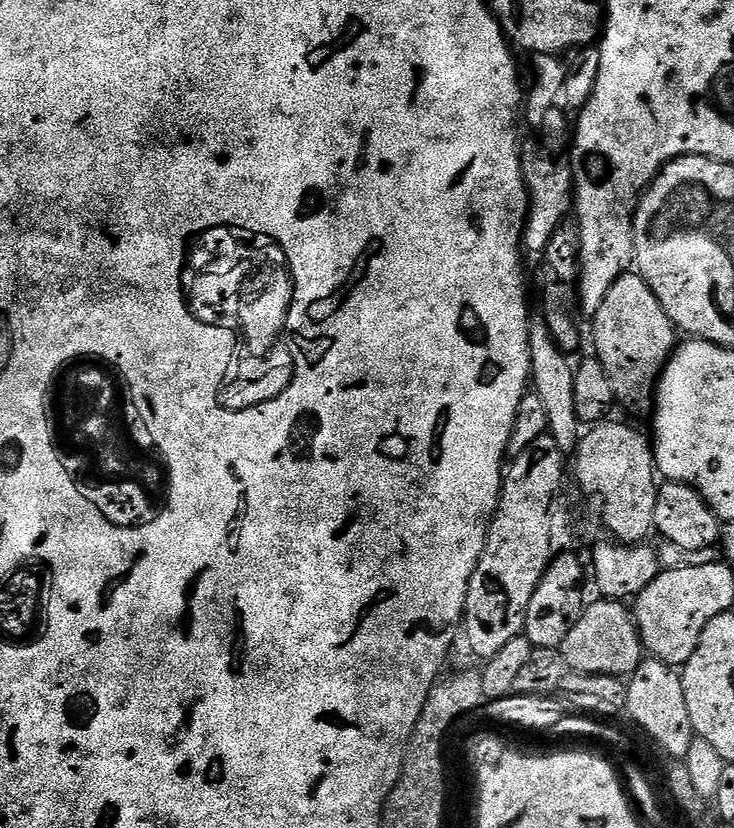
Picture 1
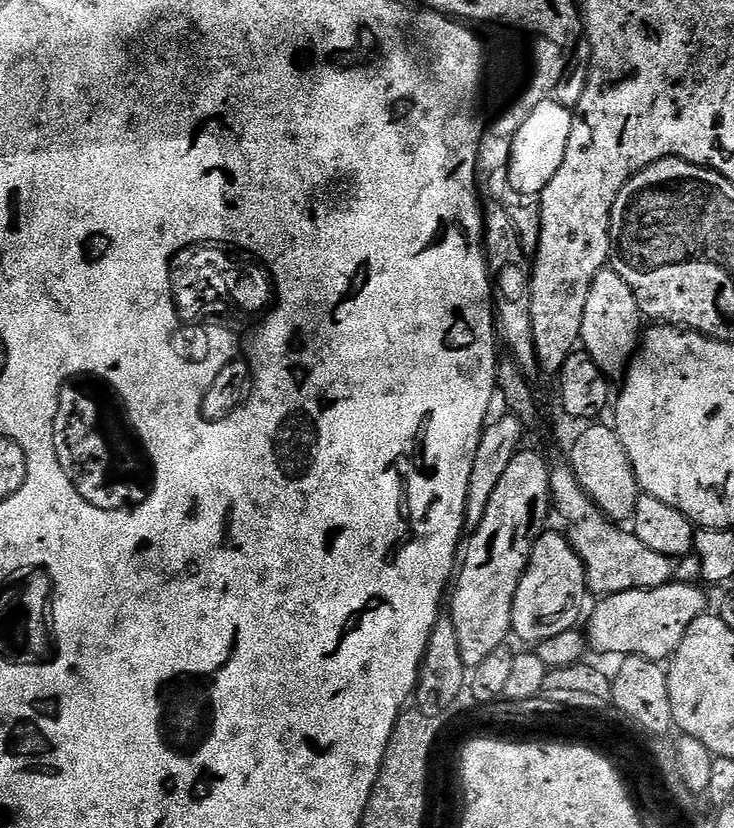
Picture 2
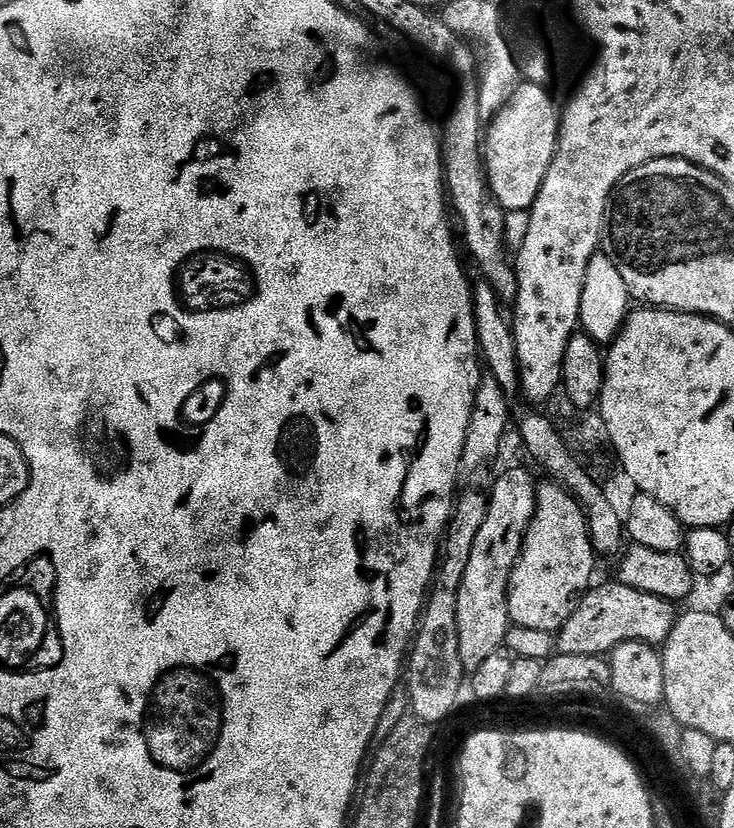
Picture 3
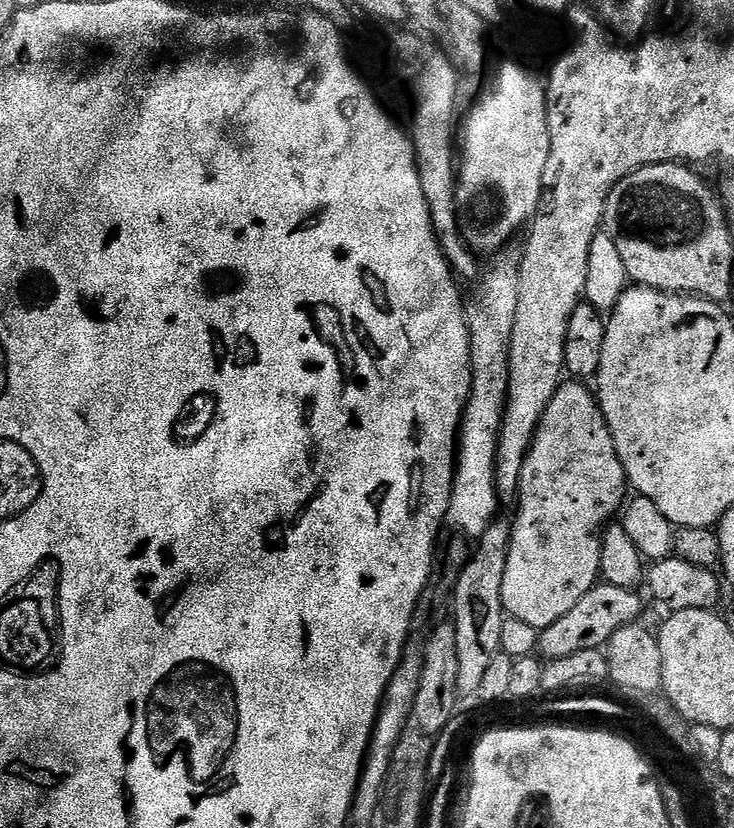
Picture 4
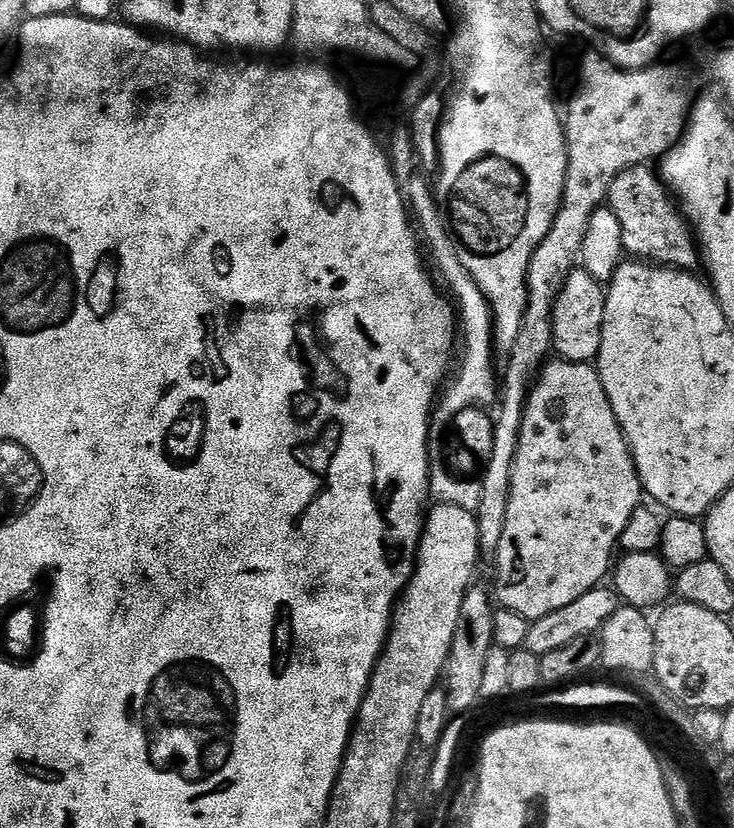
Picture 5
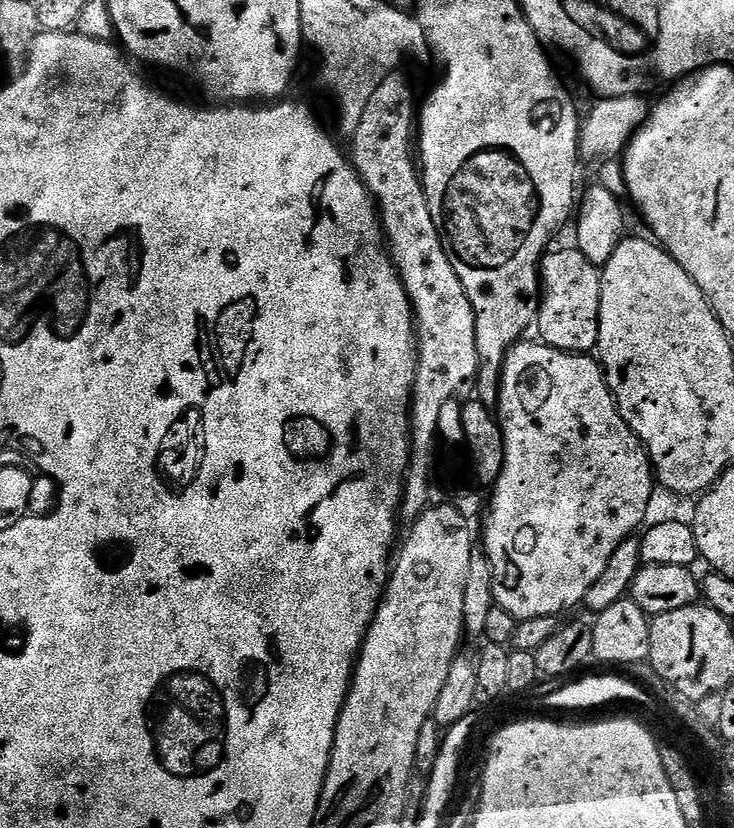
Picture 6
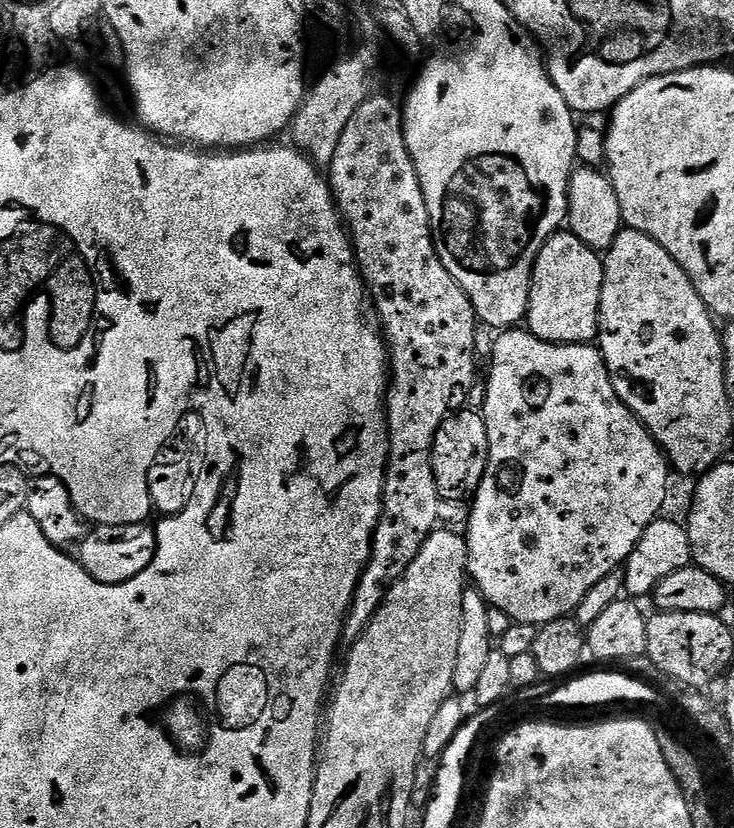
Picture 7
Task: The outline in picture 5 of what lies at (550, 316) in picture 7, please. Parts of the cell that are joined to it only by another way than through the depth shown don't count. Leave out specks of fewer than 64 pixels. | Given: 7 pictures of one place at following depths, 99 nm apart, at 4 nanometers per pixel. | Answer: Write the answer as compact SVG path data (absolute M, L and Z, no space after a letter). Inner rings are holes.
M573 270L564 279L552 311L552 347L561 360L592 364L602 346L602 318L606 314L606 288L583 270Z

